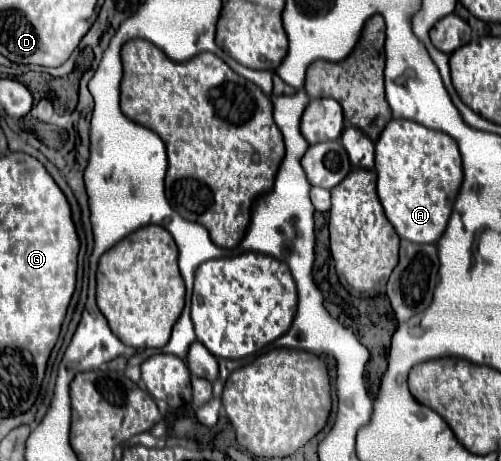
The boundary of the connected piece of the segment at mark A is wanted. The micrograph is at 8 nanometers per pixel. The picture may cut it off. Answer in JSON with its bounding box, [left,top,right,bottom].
[374,119,462,243]

